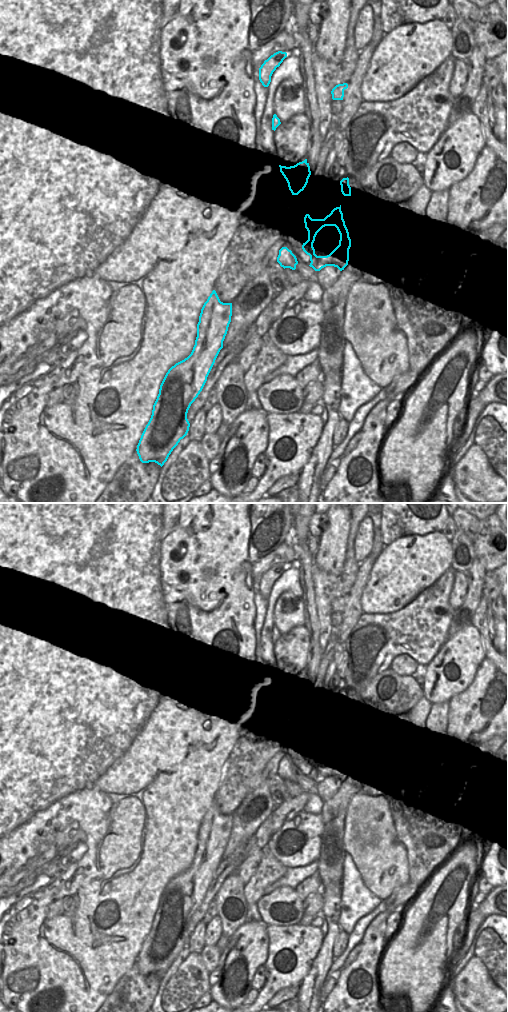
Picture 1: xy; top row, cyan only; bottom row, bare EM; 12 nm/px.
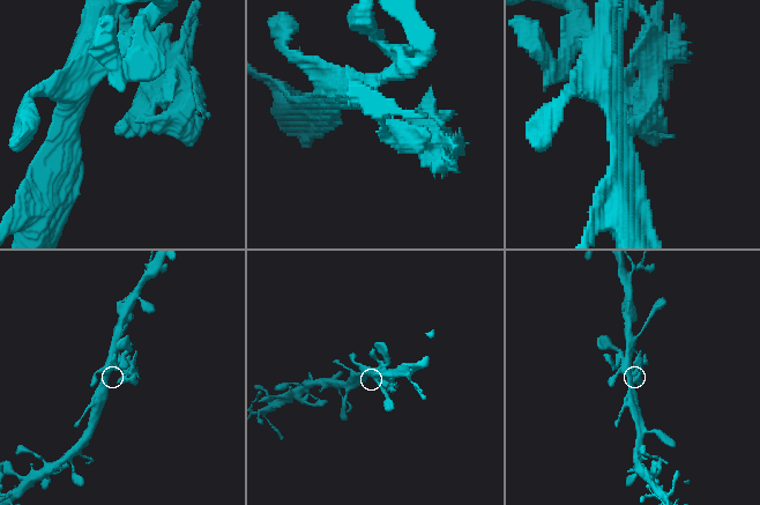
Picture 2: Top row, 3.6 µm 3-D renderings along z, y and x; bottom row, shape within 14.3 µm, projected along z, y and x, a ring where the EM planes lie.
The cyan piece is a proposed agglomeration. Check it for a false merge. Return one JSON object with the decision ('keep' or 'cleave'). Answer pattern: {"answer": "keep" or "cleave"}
{"answer": "cleave"}

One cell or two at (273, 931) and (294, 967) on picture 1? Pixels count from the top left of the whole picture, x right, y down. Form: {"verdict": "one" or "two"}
{"verdict": "one"}

